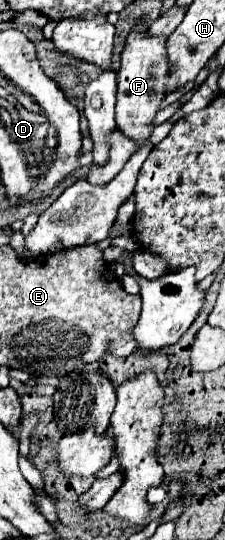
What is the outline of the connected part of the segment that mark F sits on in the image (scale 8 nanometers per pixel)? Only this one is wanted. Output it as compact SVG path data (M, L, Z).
M135 26L127 38L127 46L121 52L121 68L117 72L117 128L137 140L141 146L143 140L149 138L151 122L155 112L165 98L165 76L167 76L167 60L165 60L165 38L151 38L143 32L143 26Z

